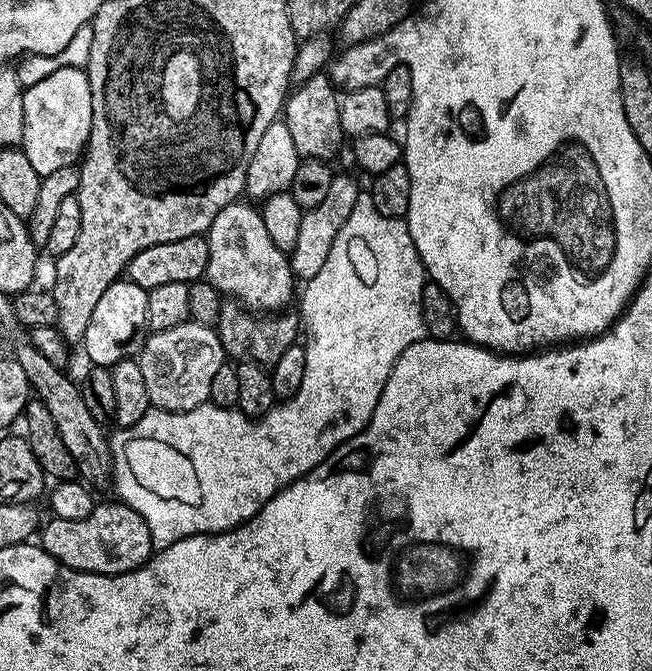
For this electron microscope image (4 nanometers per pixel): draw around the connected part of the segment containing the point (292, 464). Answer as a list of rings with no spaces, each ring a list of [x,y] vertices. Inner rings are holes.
[[[361,194],[358,198],[358,202],[354,202],[354,210],[350,210],[350,218],[346,218],[346,226],[342,226],[342,230],[338,230],[338,238],[334,238],[334,246],[330,246],[330,255],[326,258],[326,263],[322,265],[322,270],[318,270],[318,274],[314,274],[314,278],[310,278],[306,282],[308,288],[304,292],[304,297],[300,300],[300,308],[298,307],[299,315],[302,317],[303,327],[306,329],[306,336],[308,332],[308,340],[306,344],[306,374],[302,374],[302,386],[298,386],[298,390],[292,396],[281,399],[274,405],[265,416],[253,419],[251,416],[247,416],[244,412],[240,411],[239,407],[234,408],[220,408],[217,404],[206,403],[199,404],[194,410],[189,412],[163,412],[161,408],[152,408],[142,418],[138,418],[138,422],[134,422],[132,428],[120,428],[116,430],[116,433],[111,433],[111,451],[112,451],[112,472],[111,479],[116,482],[116,492],[121,501],[131,506],[132,509],[138,513],[140,517],[146,522],[146,526],[150,530],[150,538],[152,539],[153,549],[159,550],[170,546],[174,542],[178,542],[182,538],[187,536],[207,536],[213,532],[226,532],[230,528],[236,528],[239,524],[245,524],[248,519],[258,514],[260,507],[265,504],[270,498],[274,498],[274,494],[278,494],[281,490],[287,486],[287,484],[293,484],[298,478],[308,475],[310,470],[314,470],[321,464],[324,459],[331,454],[331,452],[339,446],[339,444],[345,444],[350,438],[354,438],[360,433],[363,428],[368,425],[370,418],[374,414],[374,406],[378,406],[378,398],[382,398],[382,390],[386,386],[386,382],[390,378],[392,369],[396,366],[396,360],[402,354],[402,350],[406,350],[406,346],[414,346],[414,342],[425,339],[426,333],[424,331],[424,319],[422,318],[422,290],[426,283],[426,273],[424,270],[424,264],[420,261],[420,255],[418,250],[414,246],[414,238],[410,238],[410,230],[407,223],[403,219],[395,220],[390,218],[386,214],[378,214],[378,206],[374,206],[371,195]]]

